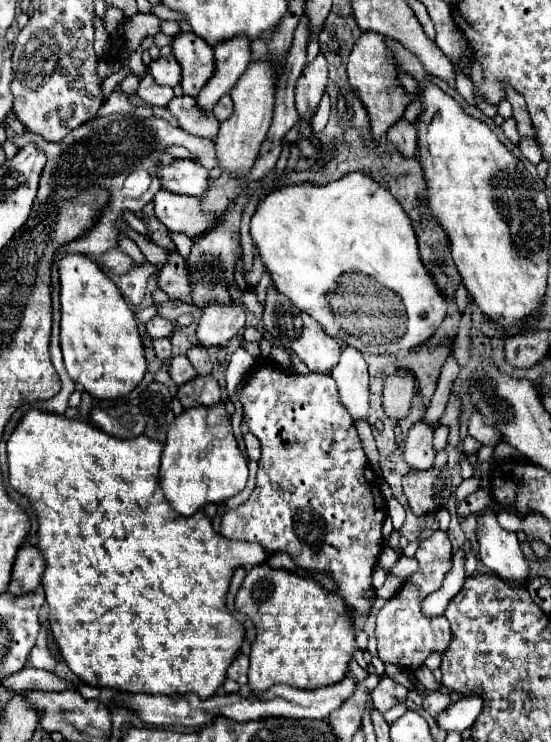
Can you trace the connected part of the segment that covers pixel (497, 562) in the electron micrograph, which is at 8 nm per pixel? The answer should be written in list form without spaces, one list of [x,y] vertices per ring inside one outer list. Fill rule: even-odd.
[[[485,508],[477,516],[477,540],[481,562],[497,576],[525,586],[529,574],[529,562],[521,552],[521,544],[515,532],[507,532],[499,526],[491,508]]]

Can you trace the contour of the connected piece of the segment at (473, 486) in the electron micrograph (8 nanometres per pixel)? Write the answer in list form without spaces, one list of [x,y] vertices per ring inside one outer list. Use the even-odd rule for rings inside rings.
[[[477,478],[463,480],[463,482],[459,484],[457,492],[455,492],[455,498],[457,498],[457,502],[463,502],[463,500],[465,500],[469,494],[473,494],[473,492],[479,488],[479,484],[481,484],[481,480],[477,480]]]

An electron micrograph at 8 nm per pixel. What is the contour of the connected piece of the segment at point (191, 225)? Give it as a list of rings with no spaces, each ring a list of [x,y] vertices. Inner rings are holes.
[[[159,190],[153,198],[153,208],[157,212],[157,218],[175,232],[183,232],[189,238],[195,238],[199,232],[211,228],[217,216],[203,218],[199,214],[199,200],[193,196],[181,196],[167,190]]]

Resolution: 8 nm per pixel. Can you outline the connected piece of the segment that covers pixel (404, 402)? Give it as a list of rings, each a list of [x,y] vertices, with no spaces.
[[[411,374],[389,376],[383,390],[383,406],[387,416],[393,420],[405,418],[413,392],[415,392],[415,378]]]

